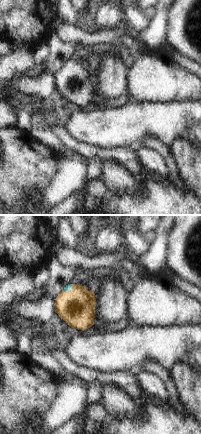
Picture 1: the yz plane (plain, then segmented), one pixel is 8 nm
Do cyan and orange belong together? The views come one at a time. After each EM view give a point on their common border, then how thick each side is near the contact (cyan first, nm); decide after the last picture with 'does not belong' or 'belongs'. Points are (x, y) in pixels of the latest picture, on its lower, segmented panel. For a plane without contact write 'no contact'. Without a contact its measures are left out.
contact (69, 291); calibres 50 and 280 nm

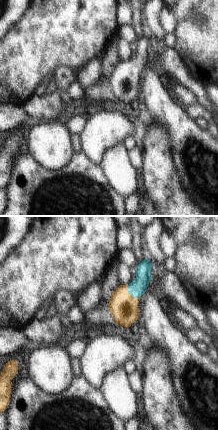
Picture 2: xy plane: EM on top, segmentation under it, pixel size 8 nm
contact (131, 294); calibres 140 and 220 nm

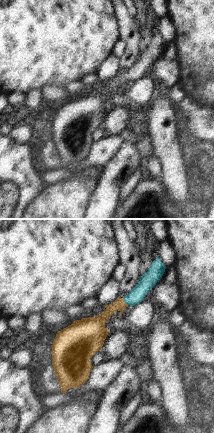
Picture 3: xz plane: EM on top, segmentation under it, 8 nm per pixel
contact (125, 302); calibres 130 and 90 nm

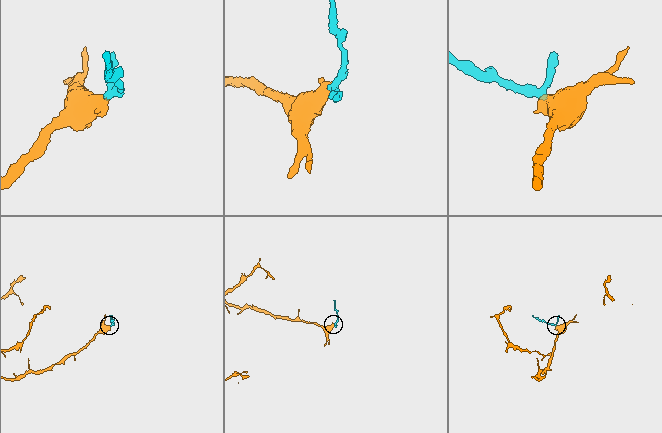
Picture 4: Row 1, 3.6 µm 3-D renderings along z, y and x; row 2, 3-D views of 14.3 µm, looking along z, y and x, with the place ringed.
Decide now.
belongs

